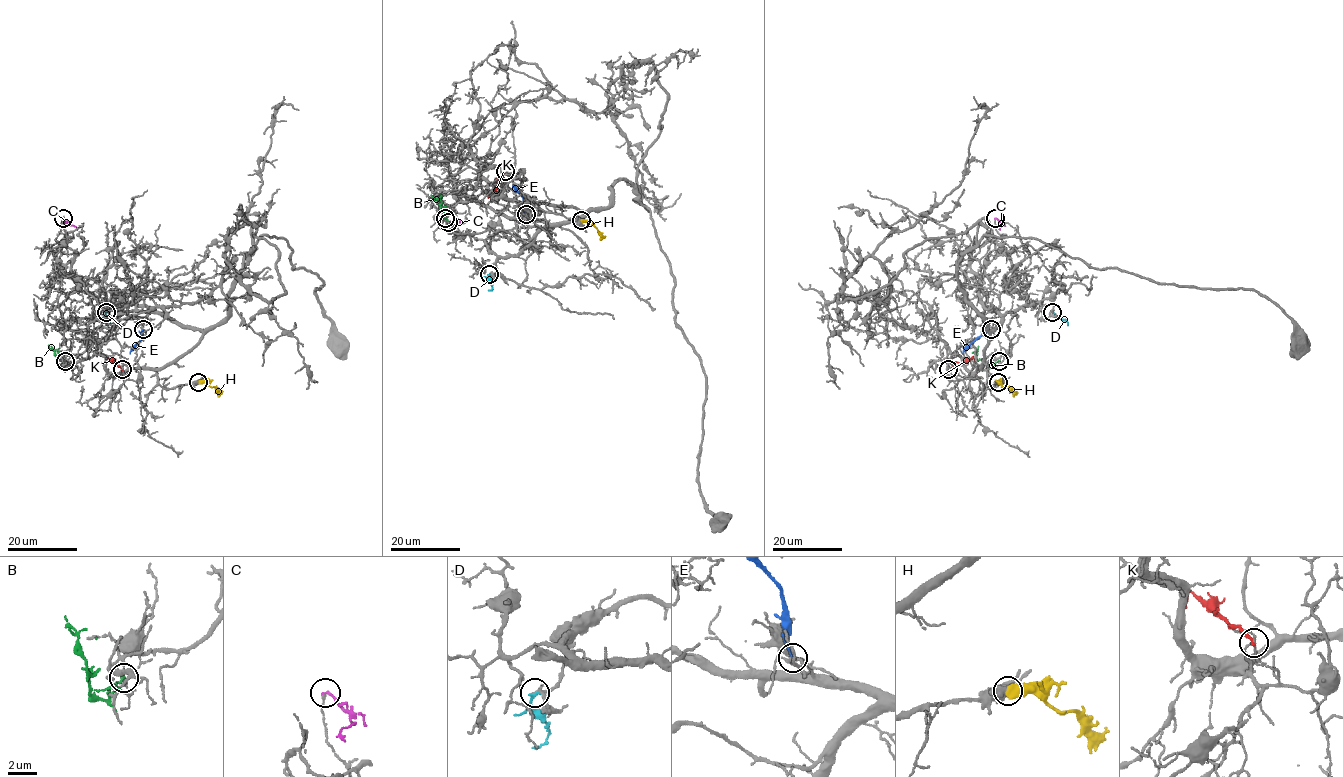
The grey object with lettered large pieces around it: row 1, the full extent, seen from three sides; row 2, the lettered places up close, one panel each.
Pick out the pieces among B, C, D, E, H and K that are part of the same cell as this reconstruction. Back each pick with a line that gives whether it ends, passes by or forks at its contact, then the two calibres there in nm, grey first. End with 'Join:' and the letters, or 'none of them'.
Join: none of them

